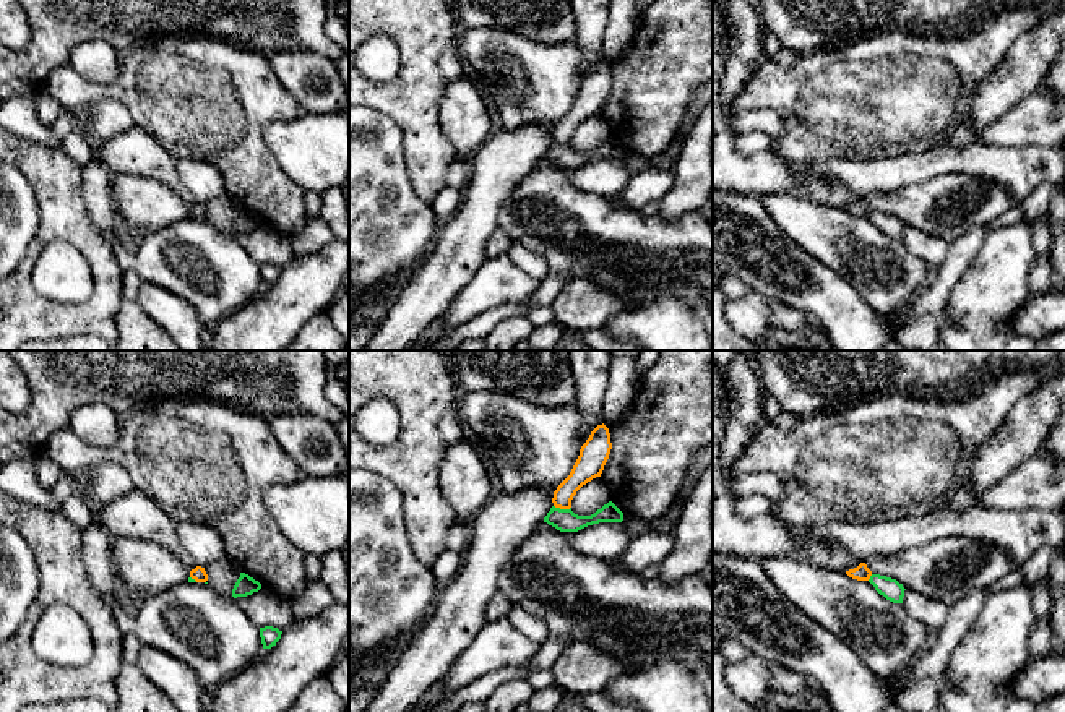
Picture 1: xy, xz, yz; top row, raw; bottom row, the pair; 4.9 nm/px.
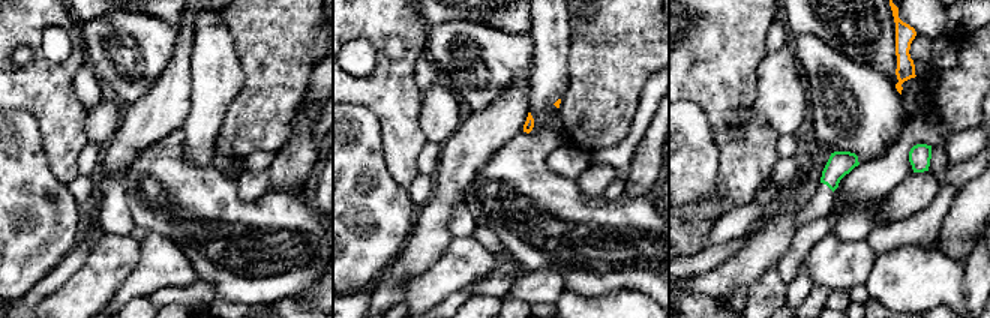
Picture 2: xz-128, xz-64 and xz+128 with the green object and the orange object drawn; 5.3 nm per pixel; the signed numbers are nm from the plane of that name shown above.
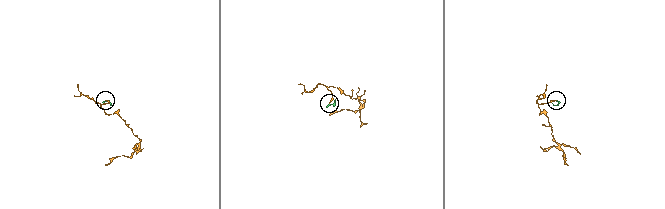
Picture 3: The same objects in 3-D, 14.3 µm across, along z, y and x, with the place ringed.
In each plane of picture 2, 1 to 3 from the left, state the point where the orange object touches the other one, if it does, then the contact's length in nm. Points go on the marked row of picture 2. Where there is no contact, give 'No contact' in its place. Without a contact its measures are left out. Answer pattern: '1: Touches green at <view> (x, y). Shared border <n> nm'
1: No contact
2: No contact
3: No contact

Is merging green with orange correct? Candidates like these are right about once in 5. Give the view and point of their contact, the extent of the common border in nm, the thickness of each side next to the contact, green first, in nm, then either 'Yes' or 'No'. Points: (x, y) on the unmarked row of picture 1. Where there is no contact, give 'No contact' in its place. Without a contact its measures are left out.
Touches green at xz (562, 146). Shared border 90 nm. Thickness 110 nm (green) against 130 nm. No

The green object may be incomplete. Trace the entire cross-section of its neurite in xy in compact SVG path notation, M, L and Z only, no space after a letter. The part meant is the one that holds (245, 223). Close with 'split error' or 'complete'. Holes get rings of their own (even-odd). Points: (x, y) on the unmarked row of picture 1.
M240 209L240 214L237 216L234 225L232 225L232 234L247 234L252 232L253 229L258 229L261 225L261 221L250 214L245 209Z; complete

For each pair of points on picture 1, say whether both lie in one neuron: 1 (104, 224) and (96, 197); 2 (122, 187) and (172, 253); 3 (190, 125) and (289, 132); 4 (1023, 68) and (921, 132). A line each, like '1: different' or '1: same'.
1: same
2: different
3: different
4: different

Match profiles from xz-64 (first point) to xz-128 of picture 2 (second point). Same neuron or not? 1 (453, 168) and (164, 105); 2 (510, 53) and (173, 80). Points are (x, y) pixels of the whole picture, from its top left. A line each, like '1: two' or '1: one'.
1: one
2: two

